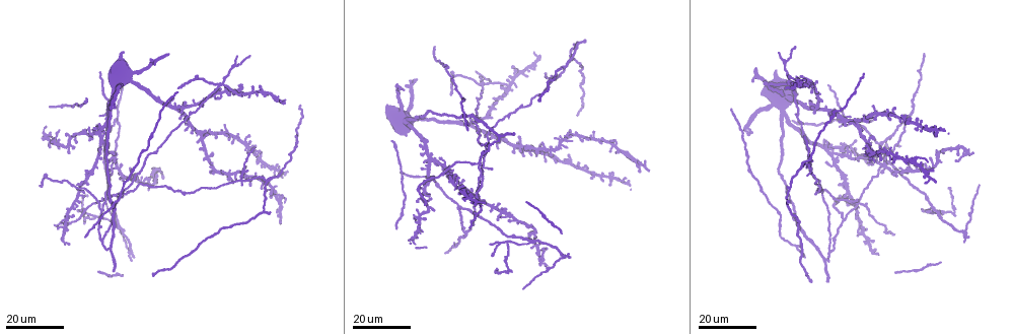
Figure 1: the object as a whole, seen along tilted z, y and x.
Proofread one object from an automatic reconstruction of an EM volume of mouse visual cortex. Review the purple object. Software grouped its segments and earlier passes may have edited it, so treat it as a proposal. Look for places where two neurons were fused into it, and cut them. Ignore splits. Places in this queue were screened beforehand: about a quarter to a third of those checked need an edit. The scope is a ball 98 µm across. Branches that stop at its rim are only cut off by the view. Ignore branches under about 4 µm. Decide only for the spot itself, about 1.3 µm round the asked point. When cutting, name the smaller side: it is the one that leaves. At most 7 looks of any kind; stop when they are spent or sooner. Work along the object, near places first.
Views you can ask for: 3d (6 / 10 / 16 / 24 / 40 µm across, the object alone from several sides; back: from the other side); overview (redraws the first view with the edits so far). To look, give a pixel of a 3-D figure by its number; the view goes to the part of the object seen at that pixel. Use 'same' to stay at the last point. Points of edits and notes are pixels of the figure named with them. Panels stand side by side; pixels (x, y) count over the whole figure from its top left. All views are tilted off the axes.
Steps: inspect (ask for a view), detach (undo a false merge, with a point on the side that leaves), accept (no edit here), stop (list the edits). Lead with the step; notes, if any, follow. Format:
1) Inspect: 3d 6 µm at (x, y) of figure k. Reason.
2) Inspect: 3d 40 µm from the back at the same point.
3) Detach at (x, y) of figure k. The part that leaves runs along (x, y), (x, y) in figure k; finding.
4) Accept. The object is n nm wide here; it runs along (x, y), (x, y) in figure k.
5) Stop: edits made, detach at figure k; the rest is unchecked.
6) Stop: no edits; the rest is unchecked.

Inspect: 3d 24 µm at (242, 180) of figure 1. Looks like a crossing.

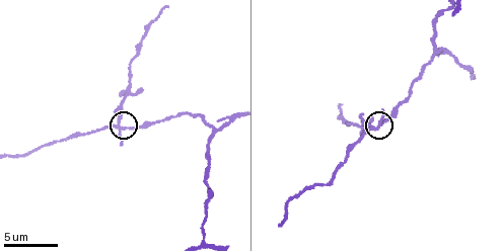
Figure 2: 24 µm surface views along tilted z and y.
Inspect: 3d 6 µm at (116, 123) of figure 2.

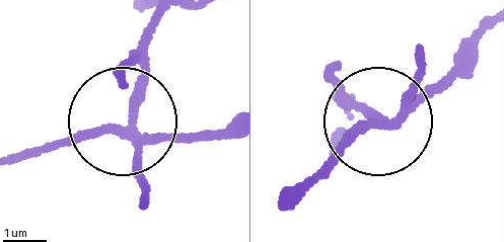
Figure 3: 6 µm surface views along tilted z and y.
Detach at (143, 69) of figure 3. The object is 210 nm wide here; a second neuron is stuck on.

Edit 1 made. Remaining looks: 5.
Inspect: 3d 6 µm at (214, 132) of figure 2. Four or more arms meet.

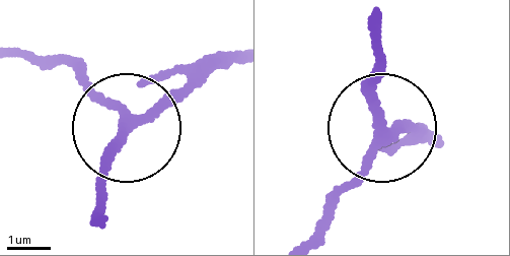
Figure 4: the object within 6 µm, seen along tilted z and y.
Accept. 4 arms meet here; continuous, no second neuron.

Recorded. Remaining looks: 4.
Inspect: 3d 16 µm at (912, 115) of figure 1. Three-way junction.

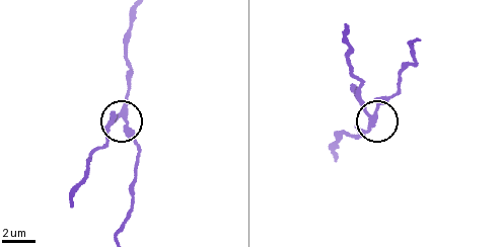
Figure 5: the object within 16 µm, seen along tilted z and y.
Inspect: 3d 10 µm at (371, 116) of figure 5.

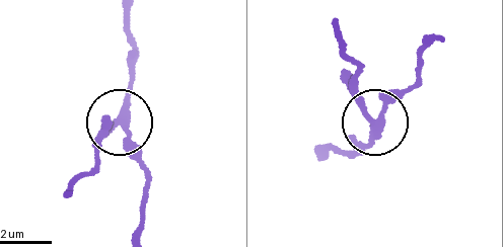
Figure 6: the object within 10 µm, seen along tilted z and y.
Detach at (360, 108) of figure 6. The object is 260 nm wide here; the part that leaves runs along (372, 129), (343, 38) in figure 6; two neurons meet here.

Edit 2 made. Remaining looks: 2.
Inspect: 3d 16 µm at (54, 140) of figure 1. Looks like a crossing.

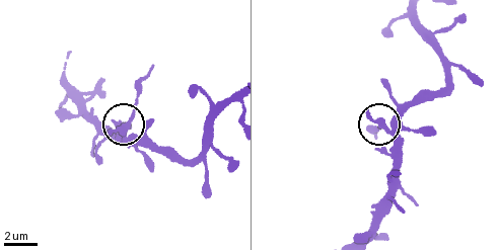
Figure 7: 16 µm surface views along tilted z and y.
Inspect: 3d 10 µm at (387, 128) of figure 7. Zoom in.

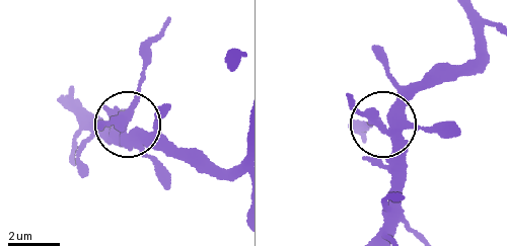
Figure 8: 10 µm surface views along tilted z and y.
Accept. 5 arms meet here; it runs along (467, 16), (474, 47), (466, 60), (354, 134) in figure 8; continuous, no second neuron.

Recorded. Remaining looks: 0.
Stop: edits made, detach at figure 3, detach at figure 6; the rest is unchecked.

